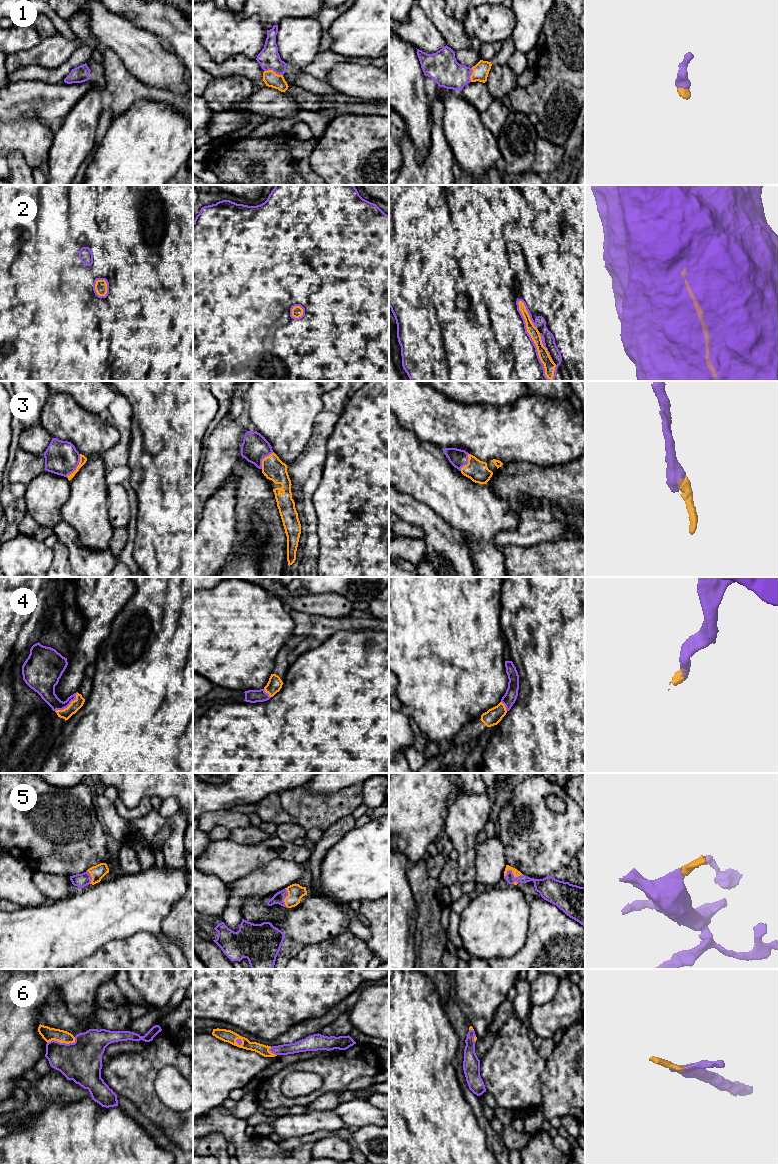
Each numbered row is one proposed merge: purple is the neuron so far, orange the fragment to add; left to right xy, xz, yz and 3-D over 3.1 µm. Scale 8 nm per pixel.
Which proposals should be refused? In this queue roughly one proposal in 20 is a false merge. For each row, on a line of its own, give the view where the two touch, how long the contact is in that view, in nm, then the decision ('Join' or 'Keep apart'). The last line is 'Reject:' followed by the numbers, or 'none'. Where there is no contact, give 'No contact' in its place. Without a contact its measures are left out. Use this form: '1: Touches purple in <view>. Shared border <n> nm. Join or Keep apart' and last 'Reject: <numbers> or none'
1: Touches purple in xz. Shared border 160 nm. Join
2: Touches purple in yz. Shared border 700 nm. Join
3: Touches purple in xy. Shared border 220 nm. Join
4: Touches purple in xy. Shared border 240 nm. Join
5: Touches purple in yz. Shared border 150 nm. Join
6: Touches purple in xy. Shared border 240 nm. Join
Reject: none

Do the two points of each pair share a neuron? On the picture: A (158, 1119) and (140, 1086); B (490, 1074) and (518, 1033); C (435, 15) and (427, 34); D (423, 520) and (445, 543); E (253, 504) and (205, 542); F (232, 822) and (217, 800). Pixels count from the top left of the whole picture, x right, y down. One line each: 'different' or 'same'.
A: same
B: same
C: different
D: same
E: different
F: different

